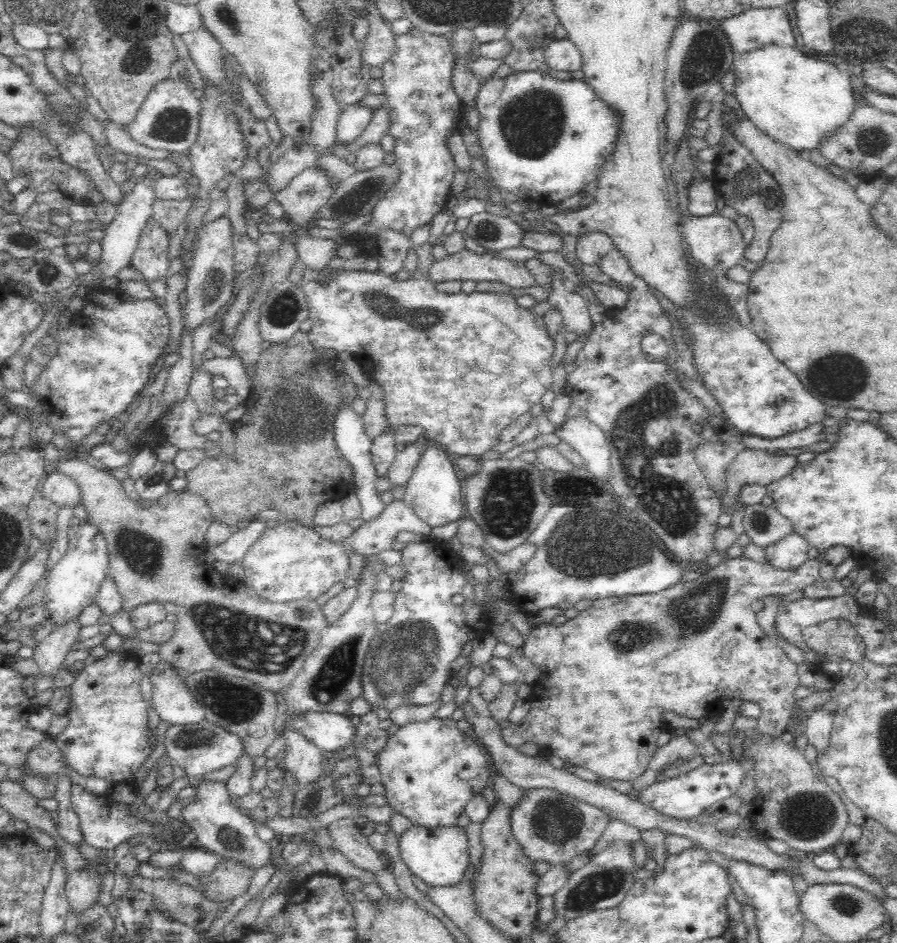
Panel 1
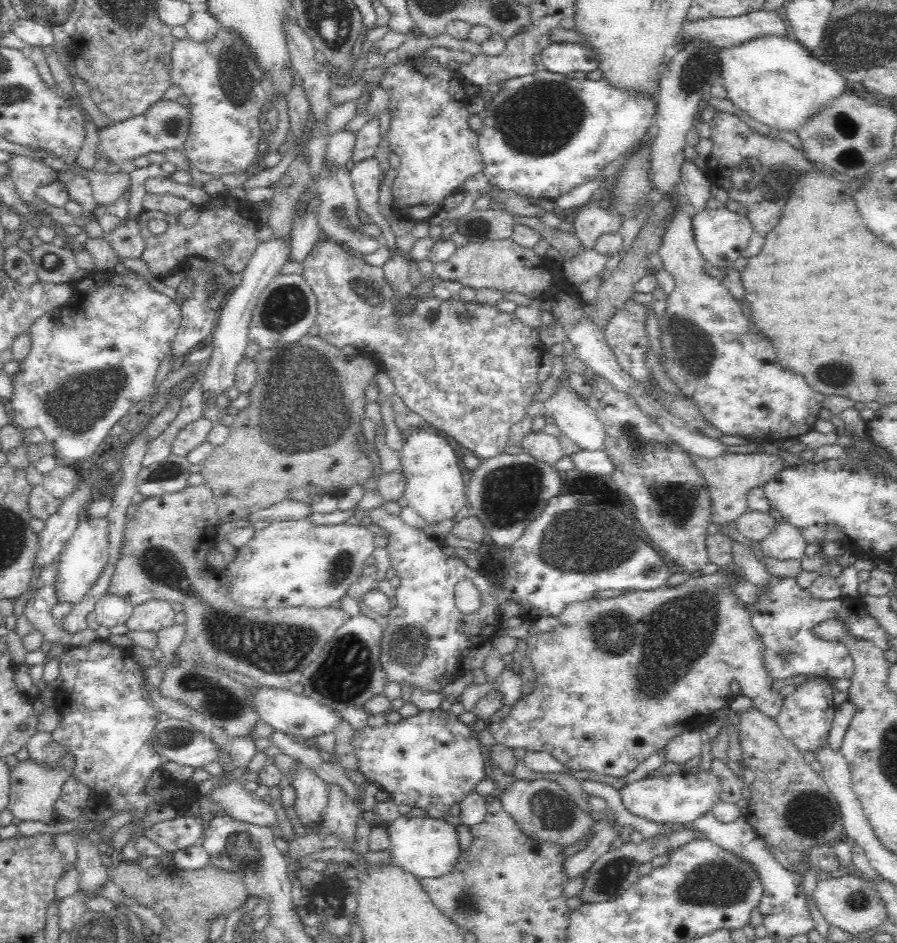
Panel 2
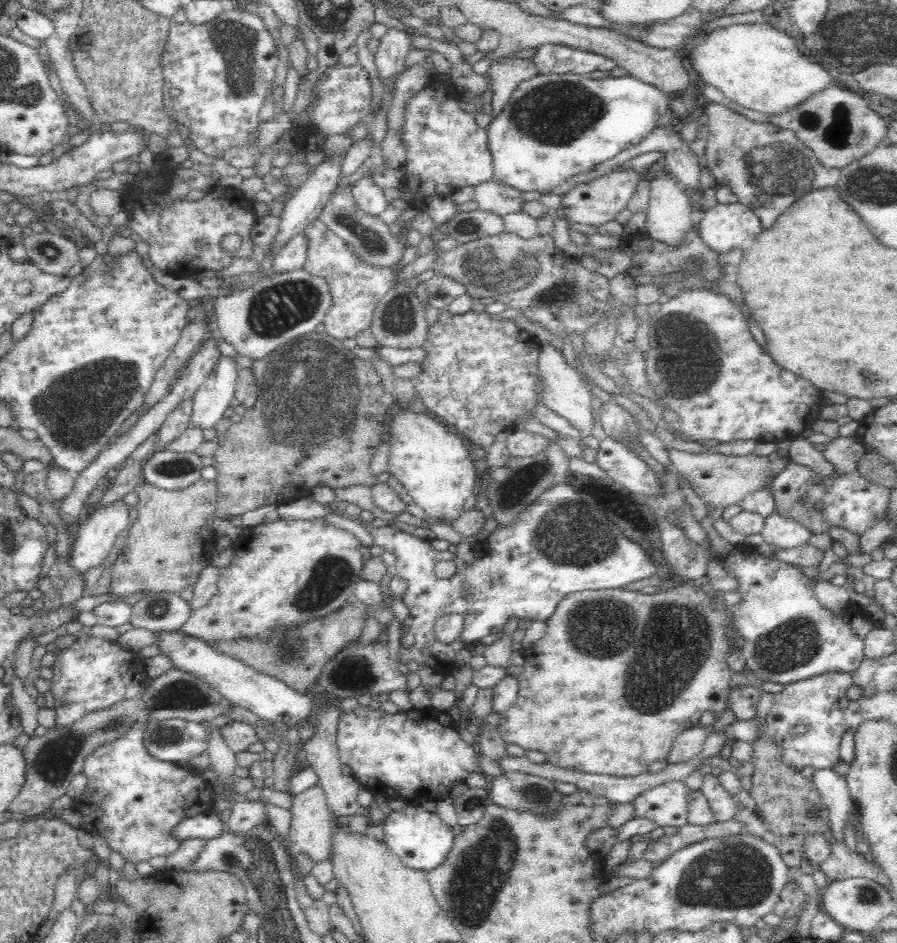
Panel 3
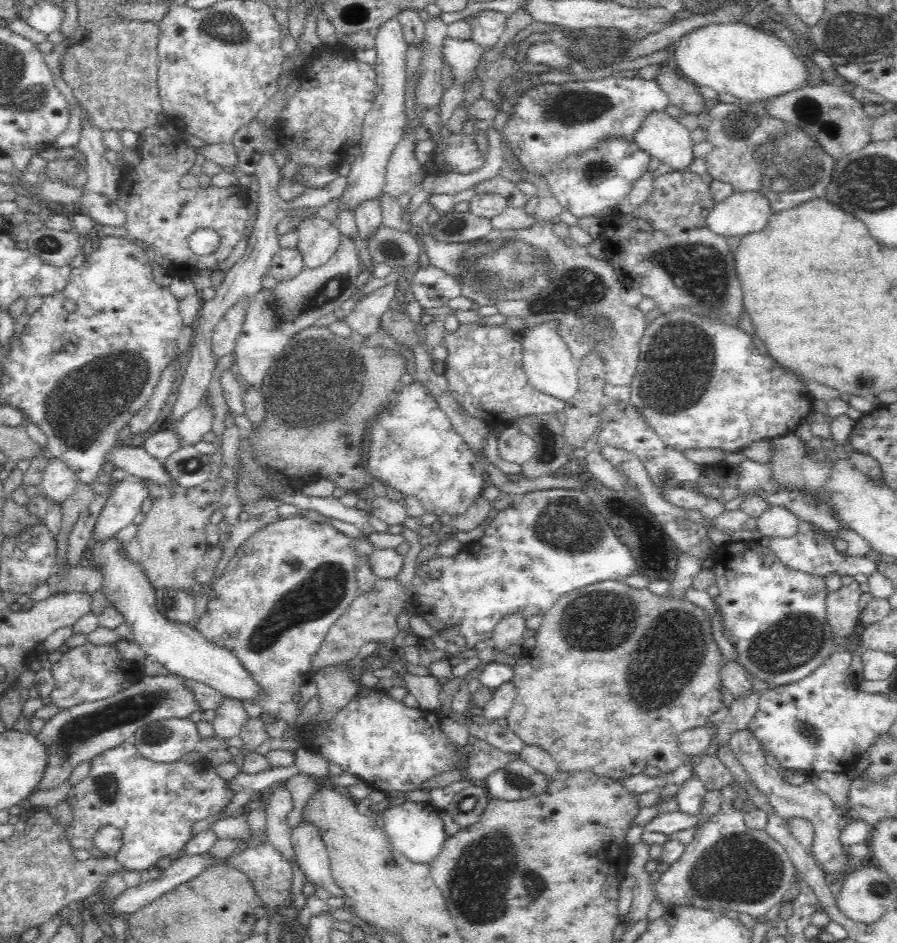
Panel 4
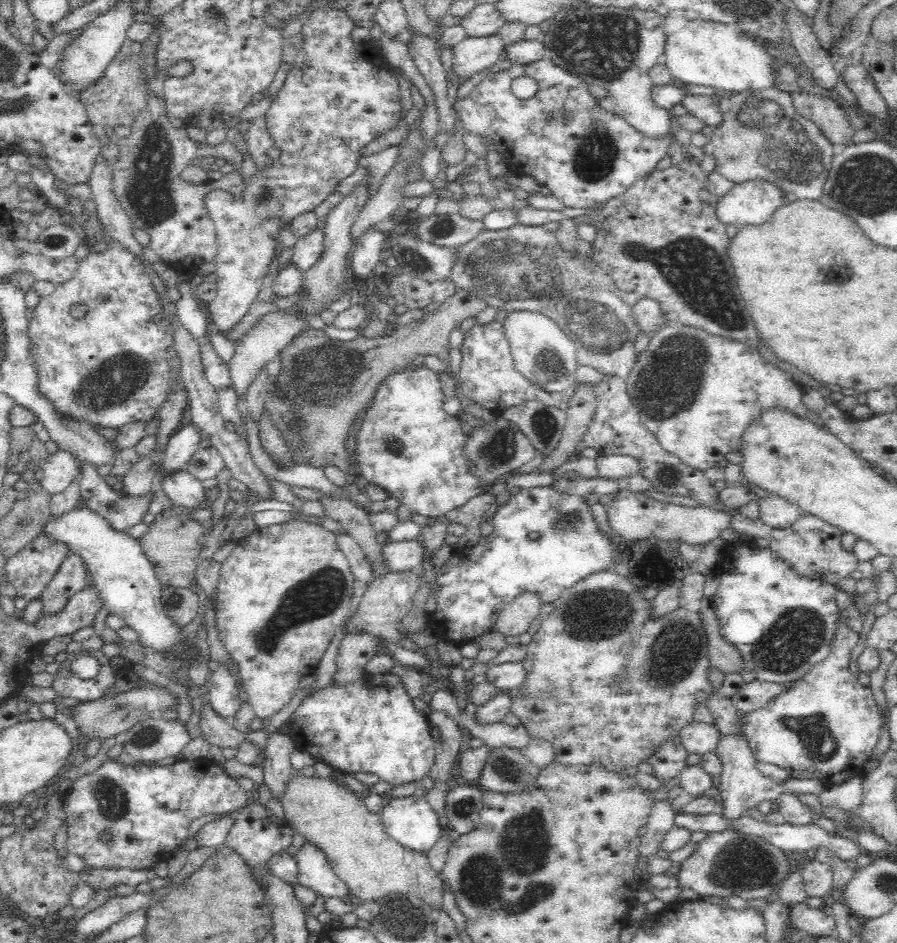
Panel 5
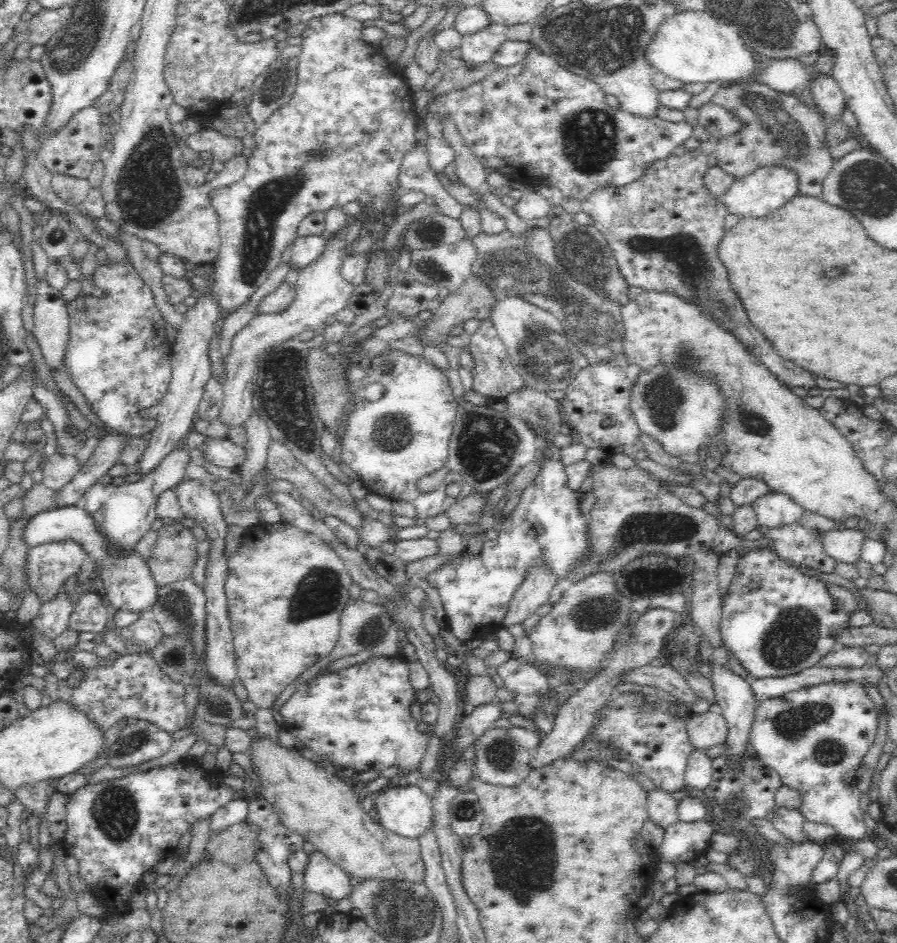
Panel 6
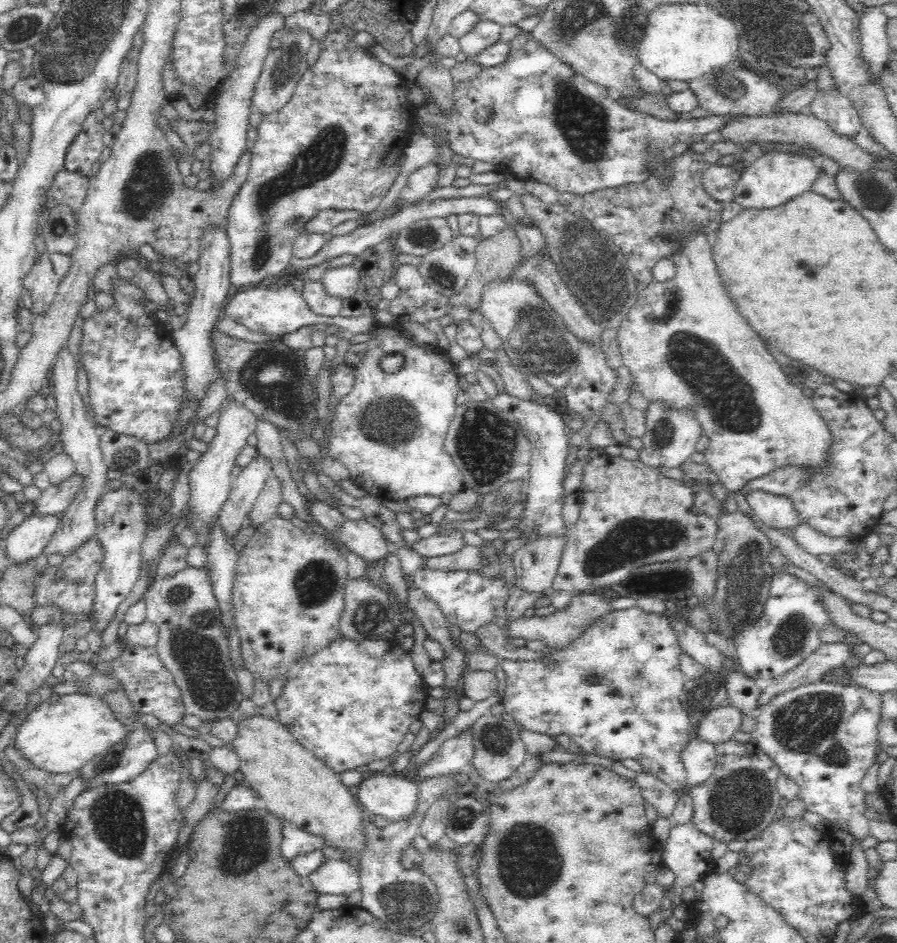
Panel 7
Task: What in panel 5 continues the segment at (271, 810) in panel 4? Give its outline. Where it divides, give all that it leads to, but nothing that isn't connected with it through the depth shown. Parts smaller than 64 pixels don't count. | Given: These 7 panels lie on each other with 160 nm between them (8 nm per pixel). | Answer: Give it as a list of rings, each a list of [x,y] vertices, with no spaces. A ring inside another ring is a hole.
[[[270,732],[266,738],[263,783],[268,786],[271,795],[276,800],[278,800],[289,775],[294,770],[290,765],[290,753],[294,749],[294,738],[289,733]]]

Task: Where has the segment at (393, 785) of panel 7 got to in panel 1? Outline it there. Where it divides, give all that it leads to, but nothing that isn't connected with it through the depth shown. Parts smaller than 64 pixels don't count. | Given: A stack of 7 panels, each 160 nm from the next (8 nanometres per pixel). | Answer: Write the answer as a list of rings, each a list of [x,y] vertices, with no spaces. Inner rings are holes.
[[[413,824],[395,841],[404,865],[429,887],[454,886],[465,876],[470,864],[468,838],[464,828]]]

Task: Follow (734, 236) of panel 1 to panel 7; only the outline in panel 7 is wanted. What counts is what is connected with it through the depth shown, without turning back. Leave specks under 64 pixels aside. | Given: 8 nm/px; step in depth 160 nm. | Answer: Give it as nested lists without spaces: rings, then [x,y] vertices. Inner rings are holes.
[[[770,150],[762,153],[760,158],[746,166],[741,172],[740,182],[734,188],[734,202],[743,208],[757,209],[780,206],[792,198],[808,192],[814,186],[816,178],[820,177],[820,159],[808,154],[796,154],[788,150]]]

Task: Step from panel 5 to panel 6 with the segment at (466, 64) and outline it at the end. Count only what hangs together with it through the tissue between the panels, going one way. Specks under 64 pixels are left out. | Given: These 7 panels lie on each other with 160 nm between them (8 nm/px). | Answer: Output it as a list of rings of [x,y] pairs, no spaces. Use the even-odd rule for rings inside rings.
[[[491,23],[484,30],[464,35],[459,46],[461,58],[470,64],[490,61],[500,44],[507,40],[506,30],[504,24]]]

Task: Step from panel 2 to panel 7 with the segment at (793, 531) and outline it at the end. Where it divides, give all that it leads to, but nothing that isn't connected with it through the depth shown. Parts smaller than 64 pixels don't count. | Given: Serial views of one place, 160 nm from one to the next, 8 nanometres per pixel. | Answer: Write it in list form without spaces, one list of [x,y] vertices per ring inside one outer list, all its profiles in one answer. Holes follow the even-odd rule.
[[[749,490],[745,494],[747,504],[762,522],[779,529],[795,527],[799,522],[792,503],[785,497],[766,493],[764,490]]]

